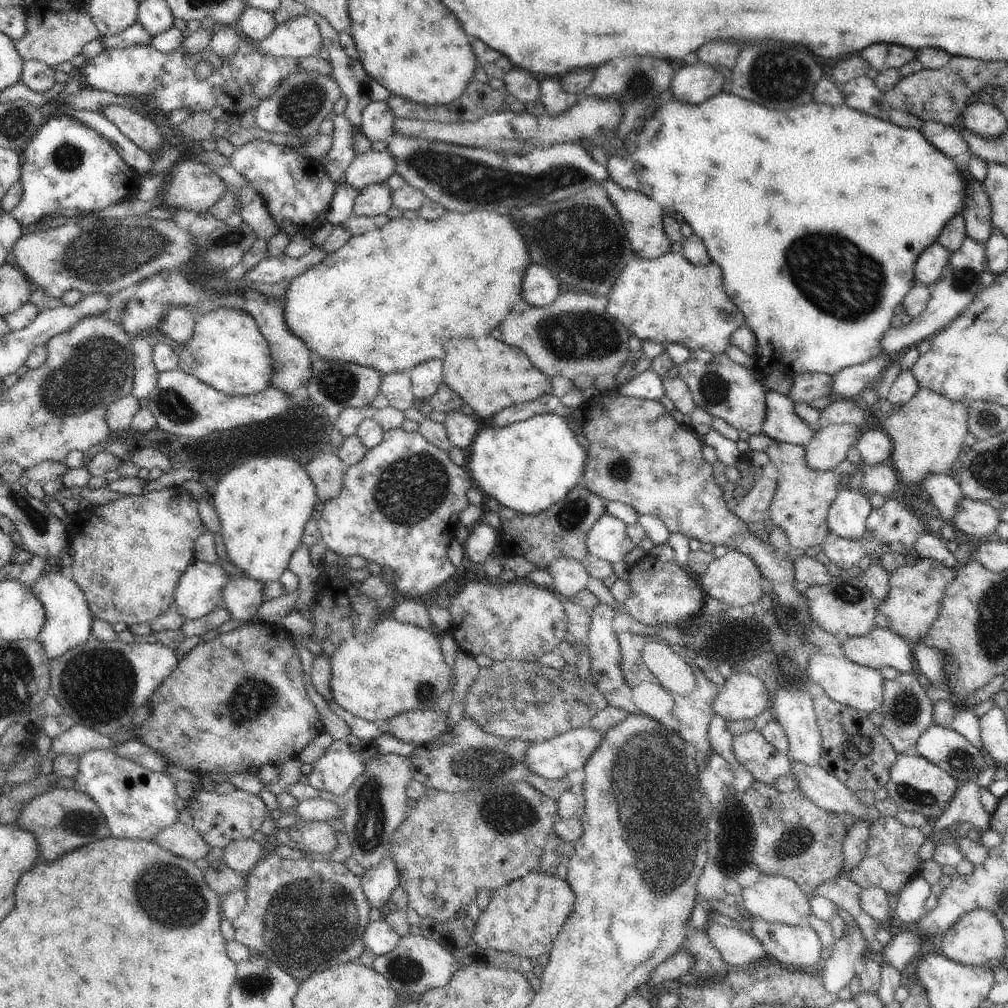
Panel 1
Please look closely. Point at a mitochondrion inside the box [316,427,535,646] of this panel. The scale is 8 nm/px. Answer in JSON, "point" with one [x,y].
{"point":[415,486]}

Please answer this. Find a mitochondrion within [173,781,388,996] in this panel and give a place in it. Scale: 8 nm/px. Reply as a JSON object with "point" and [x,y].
{"point":[314,921]}

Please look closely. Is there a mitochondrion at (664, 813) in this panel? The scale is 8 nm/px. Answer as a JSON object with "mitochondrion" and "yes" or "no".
{"mitochondrion":"yes"}

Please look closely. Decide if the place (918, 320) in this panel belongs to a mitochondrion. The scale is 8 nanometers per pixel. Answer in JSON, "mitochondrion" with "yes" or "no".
{"mitochondrion":"no"}

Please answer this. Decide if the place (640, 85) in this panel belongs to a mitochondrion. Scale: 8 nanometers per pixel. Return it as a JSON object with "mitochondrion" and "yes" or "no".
{"mitochondrion":"yes"}

